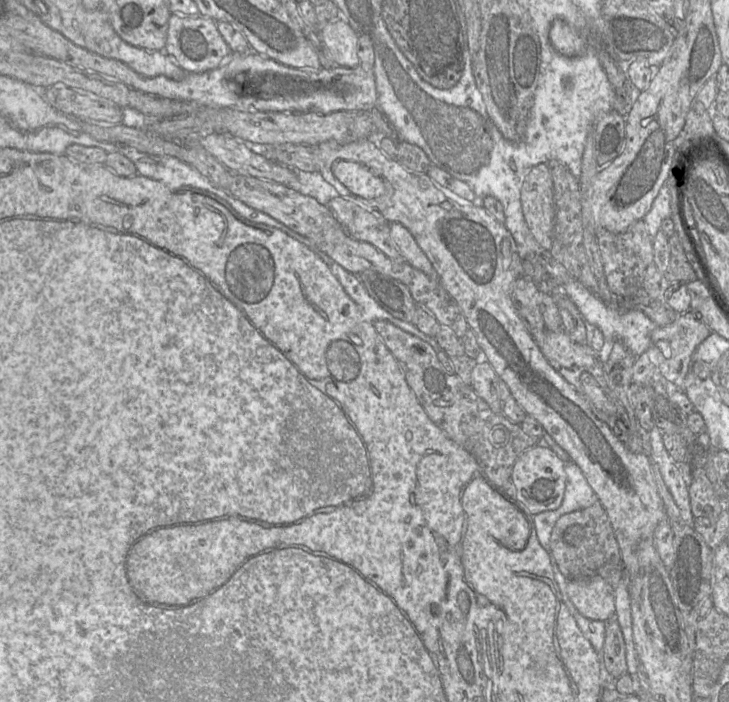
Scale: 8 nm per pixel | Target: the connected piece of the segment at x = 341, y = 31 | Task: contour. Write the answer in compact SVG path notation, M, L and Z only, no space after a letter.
M342 18L321 29L323 41L334 63L355 68L359 65L357 53L358 34Z

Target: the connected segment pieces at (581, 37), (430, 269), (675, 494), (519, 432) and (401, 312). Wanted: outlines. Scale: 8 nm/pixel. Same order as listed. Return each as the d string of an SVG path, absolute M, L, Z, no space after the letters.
M559 18L552 22L549 40L557 52L567 57L581 55L587 47L585 35Z
M396 222L390 223L390 235L404 261L438 281L438 275L432 263L405 226Z
M657 426L652 428L649 436L651 461L657 465L667 489L680 510L682 519L688 526L694 528L695 520L691 512L686 472L668 454L662 441L662 432Z
M377 320L373 324L431 421L475 458L488 480L495 486L501 488L512 481L512 469L517 458L526 449L544 444L541 438L526 434L520 424L509 420L502 411L492 410L456 374L449 374L430 344L388 321Z
M374 270L357 276L382 309L397 319L416 325L417 304L405 284Z

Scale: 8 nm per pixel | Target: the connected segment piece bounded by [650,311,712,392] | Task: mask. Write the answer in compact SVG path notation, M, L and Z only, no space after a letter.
M692 312L679 314L677 319L666 326L657 327L651 333L651 345L658 359L658 370L664 378L684 392L684 383L695 349L711 334L711 330Z

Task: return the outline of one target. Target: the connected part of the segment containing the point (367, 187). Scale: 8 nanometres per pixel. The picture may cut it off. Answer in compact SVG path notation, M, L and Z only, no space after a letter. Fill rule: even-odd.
M340 161L334 166L334 175L349 191L362 198L374 199L385 192L383 180L361 163Z

